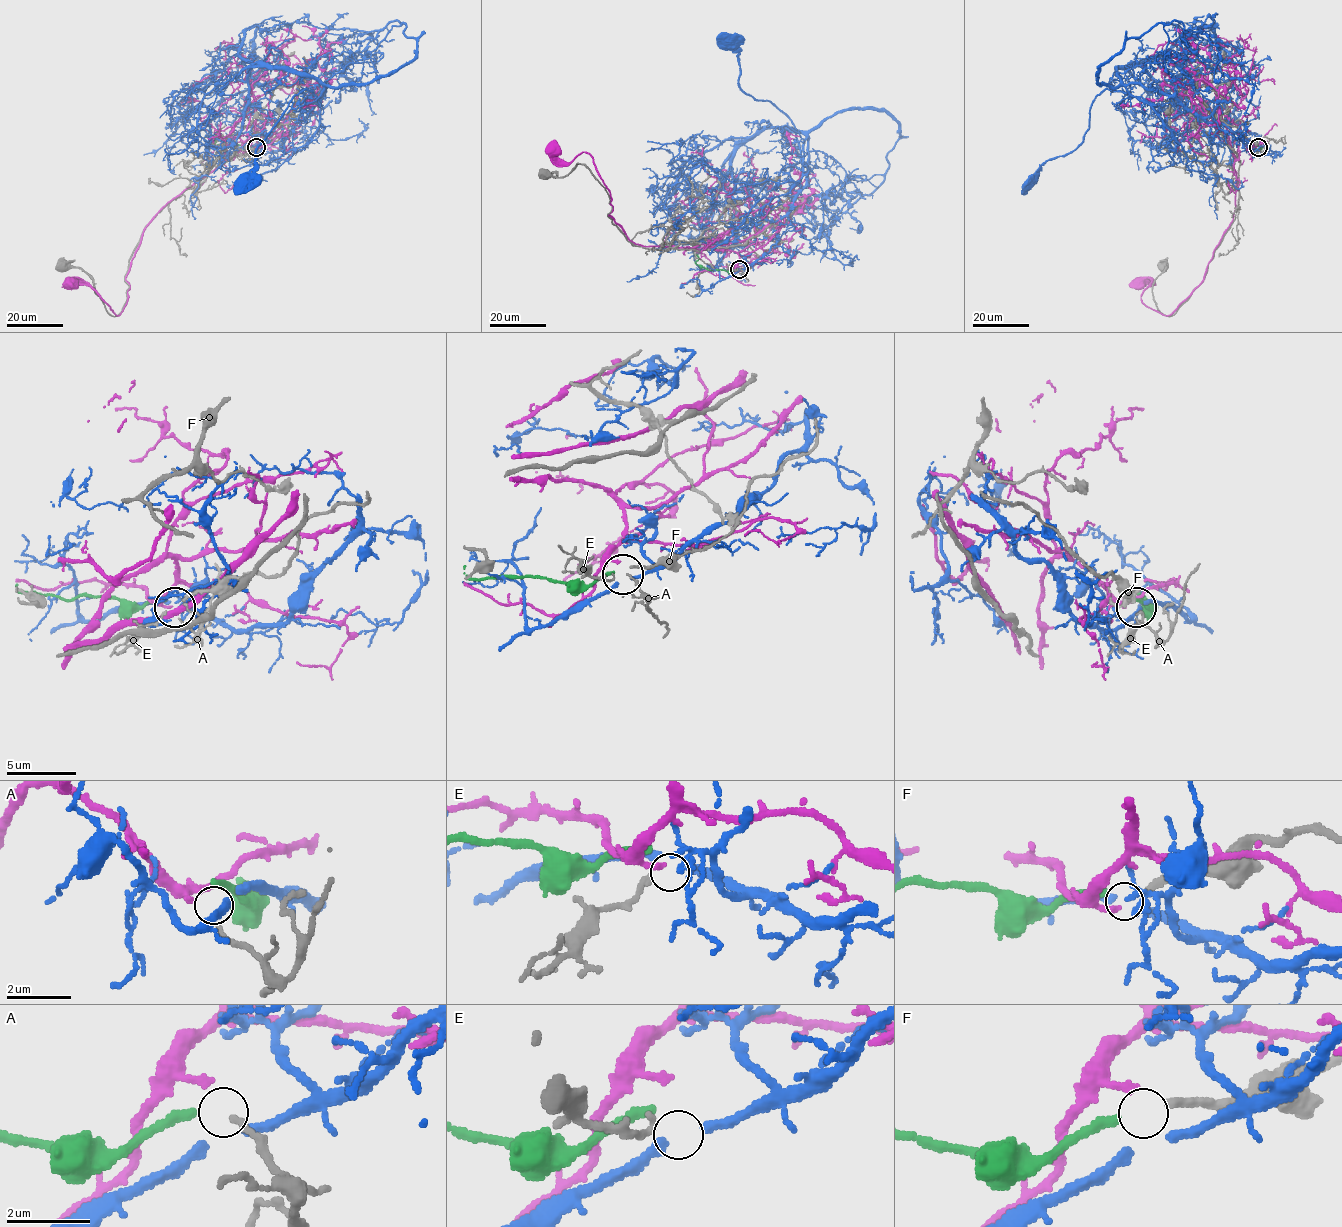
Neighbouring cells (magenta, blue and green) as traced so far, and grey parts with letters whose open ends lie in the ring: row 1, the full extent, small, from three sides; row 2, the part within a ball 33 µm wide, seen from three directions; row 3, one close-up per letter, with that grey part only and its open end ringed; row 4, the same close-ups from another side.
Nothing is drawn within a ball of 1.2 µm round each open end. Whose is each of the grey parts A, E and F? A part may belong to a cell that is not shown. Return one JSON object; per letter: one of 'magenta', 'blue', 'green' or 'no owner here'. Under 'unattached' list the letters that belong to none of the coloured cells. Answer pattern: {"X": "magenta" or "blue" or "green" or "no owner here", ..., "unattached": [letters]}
{"A": "magenta", "E": "blue", "F": "no owner here", "unattached": ["F"]}

